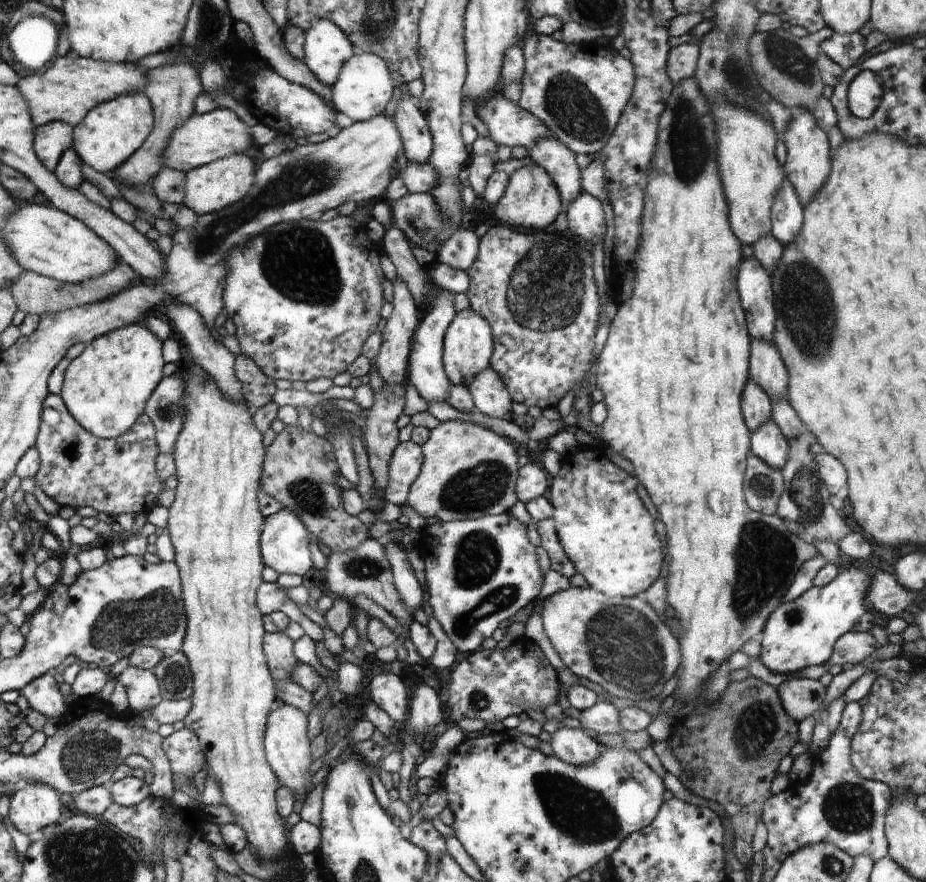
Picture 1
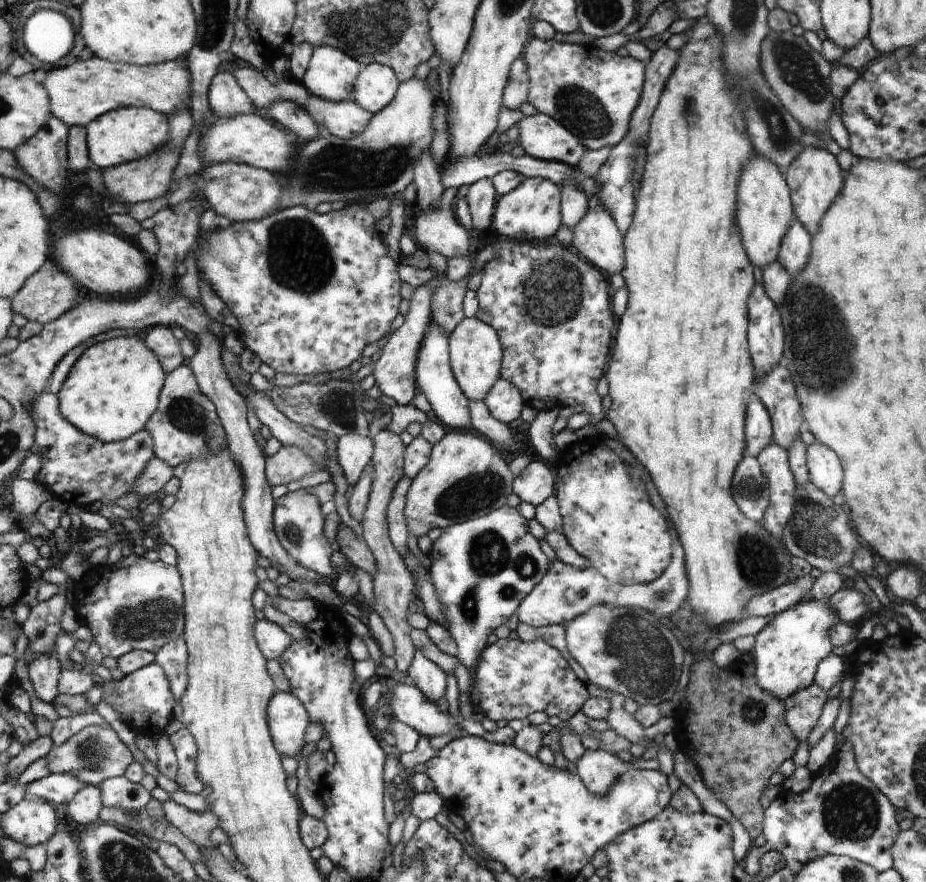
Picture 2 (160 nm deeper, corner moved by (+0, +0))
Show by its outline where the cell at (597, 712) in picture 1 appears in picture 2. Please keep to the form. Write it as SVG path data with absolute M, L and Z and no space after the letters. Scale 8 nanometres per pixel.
M612 694L611 709L606 721L614 732L627 738L631 743L643 744L645 750L648 750L653 740L644 737L645 728L627 713L624 707L622 708L622 702L624 702L624 698L621 694Z

